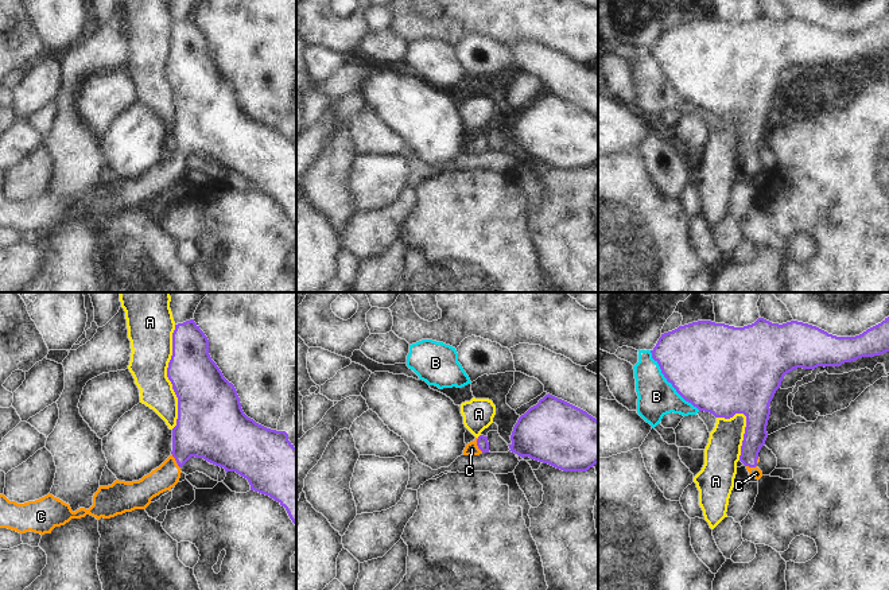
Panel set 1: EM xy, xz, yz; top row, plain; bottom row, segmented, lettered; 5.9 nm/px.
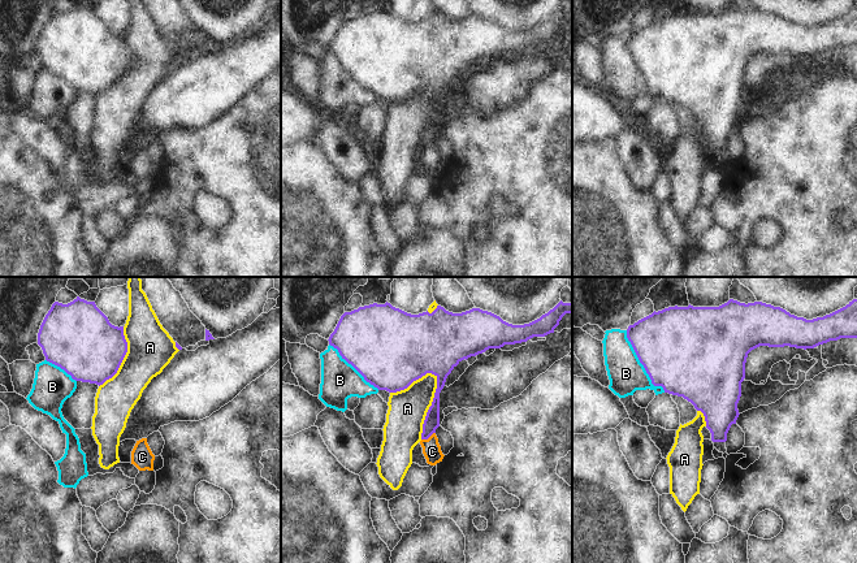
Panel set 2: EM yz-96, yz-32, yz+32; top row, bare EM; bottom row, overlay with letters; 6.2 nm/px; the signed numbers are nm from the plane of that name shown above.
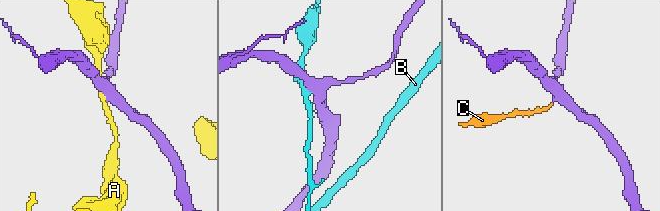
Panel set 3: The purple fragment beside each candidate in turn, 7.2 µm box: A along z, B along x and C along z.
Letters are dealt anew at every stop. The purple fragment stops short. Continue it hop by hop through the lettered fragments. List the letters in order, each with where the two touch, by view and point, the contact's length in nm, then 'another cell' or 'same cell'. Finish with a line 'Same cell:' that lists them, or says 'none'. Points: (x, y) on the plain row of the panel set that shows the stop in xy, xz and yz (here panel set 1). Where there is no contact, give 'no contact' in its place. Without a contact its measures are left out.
A: contact xy (167, 74); length 600 nm; another cell
B: contact yz (670, 80); length 460 nm; another cell
C: contact xy (175, 158); length 110 nm; same cell
Same cell: C

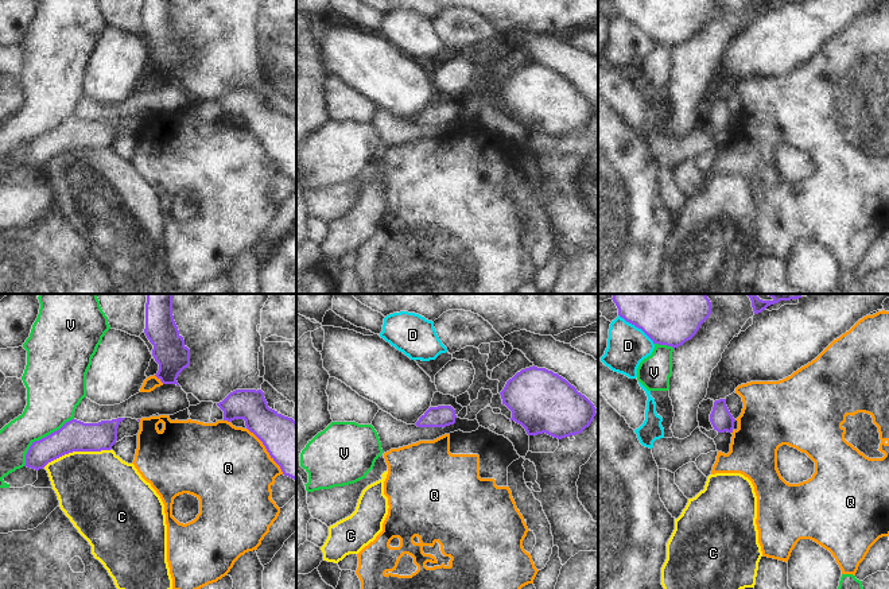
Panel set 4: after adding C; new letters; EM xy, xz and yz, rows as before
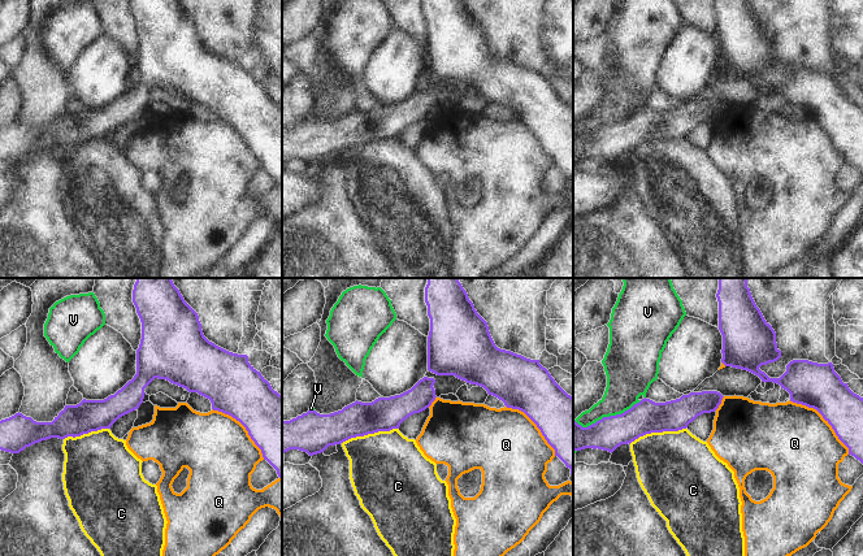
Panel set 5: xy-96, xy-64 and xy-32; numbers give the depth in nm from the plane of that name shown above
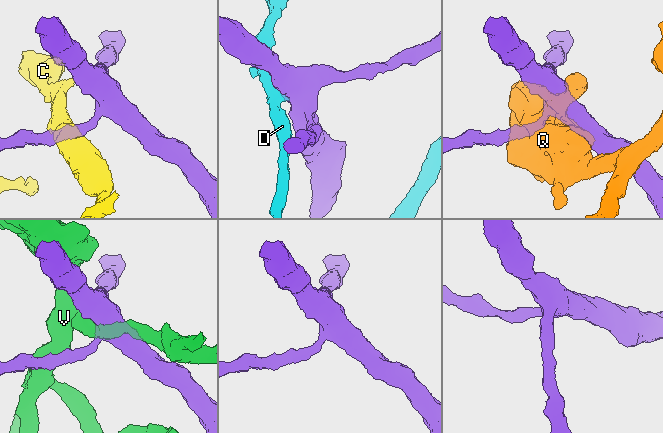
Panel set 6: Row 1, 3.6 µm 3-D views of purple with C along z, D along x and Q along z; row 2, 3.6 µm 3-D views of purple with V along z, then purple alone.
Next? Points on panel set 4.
C: contact xy (76, 148); length 420 nm; another cell
D: contact yz (637, 24); length 280 nm; another cell
Q: contact xy (267, 148); length 360 nm; another cell
V: contact xy (42, 136); length 420 nm; another cell
Same cell: none

